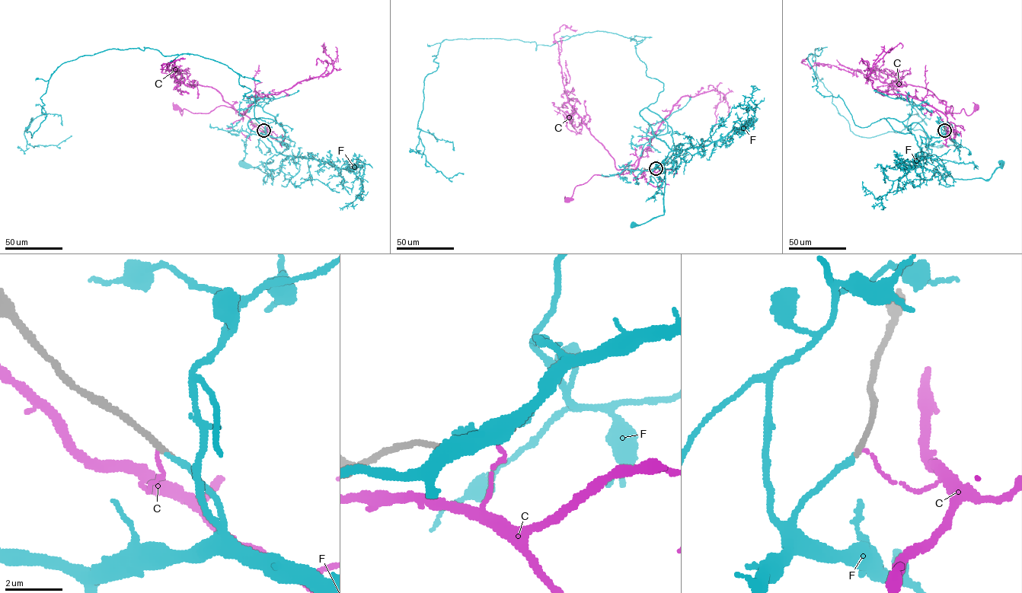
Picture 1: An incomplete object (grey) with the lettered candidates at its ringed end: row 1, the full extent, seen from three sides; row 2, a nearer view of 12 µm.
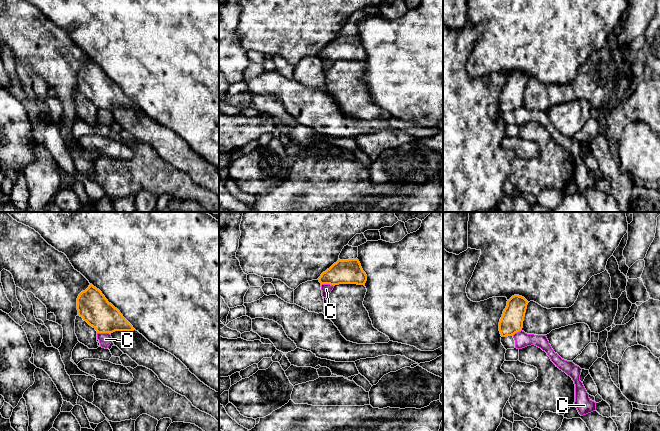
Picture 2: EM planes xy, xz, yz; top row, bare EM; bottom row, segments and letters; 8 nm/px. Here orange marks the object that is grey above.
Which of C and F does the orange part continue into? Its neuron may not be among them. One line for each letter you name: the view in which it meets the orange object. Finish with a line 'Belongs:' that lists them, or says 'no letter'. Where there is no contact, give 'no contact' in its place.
F: no contact
Belongs: F

